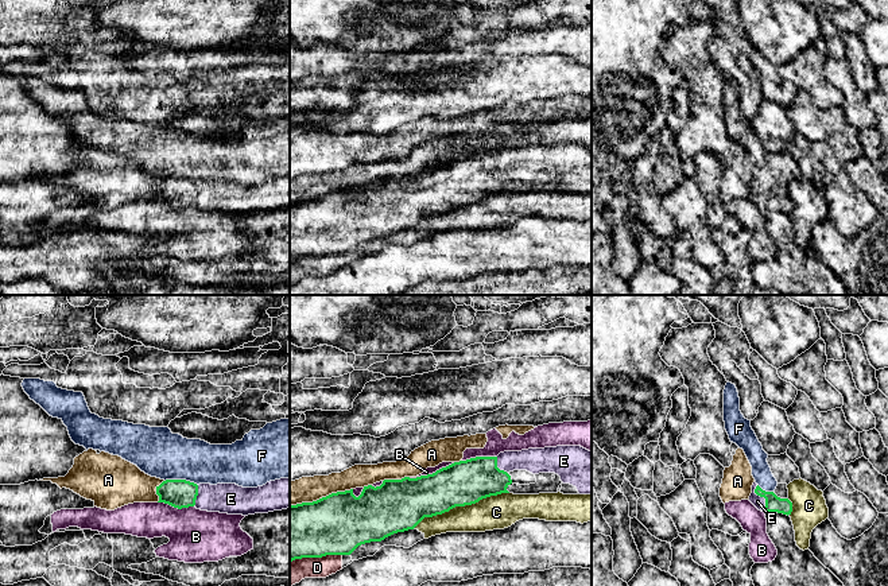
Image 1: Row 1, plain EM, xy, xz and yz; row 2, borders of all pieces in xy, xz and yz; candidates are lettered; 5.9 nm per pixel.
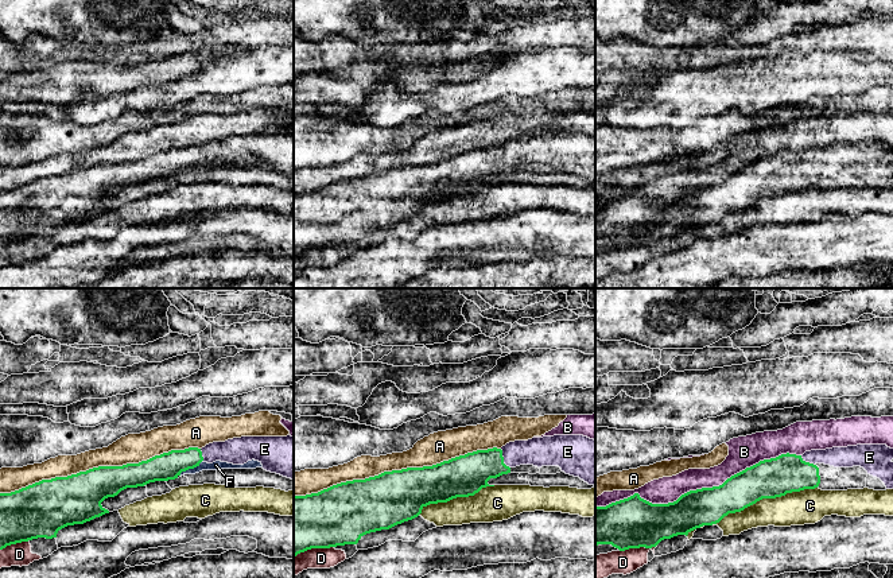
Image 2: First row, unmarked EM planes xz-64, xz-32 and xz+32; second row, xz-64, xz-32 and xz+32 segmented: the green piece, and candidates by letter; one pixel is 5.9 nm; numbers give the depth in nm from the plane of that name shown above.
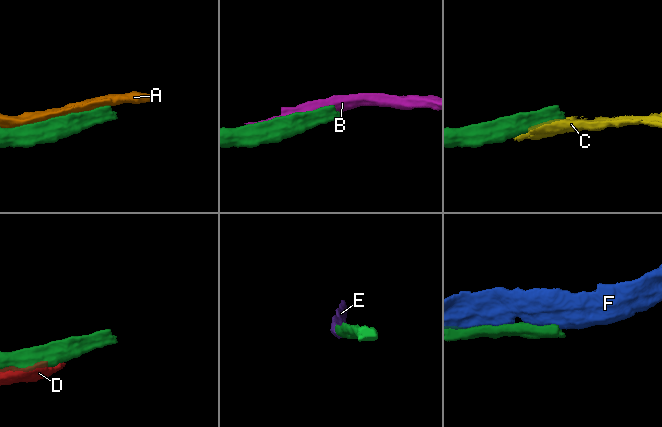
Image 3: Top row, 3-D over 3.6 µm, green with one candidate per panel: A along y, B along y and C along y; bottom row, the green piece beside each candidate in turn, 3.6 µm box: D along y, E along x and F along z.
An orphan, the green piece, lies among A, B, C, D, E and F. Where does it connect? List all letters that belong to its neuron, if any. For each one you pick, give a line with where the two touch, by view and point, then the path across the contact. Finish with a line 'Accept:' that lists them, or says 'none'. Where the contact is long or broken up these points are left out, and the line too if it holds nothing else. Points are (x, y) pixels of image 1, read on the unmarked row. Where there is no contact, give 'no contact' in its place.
E: meets green in yz at (762, 194); runs through yz (772, 201), (762, 194), (757, 200)
Accept: E

